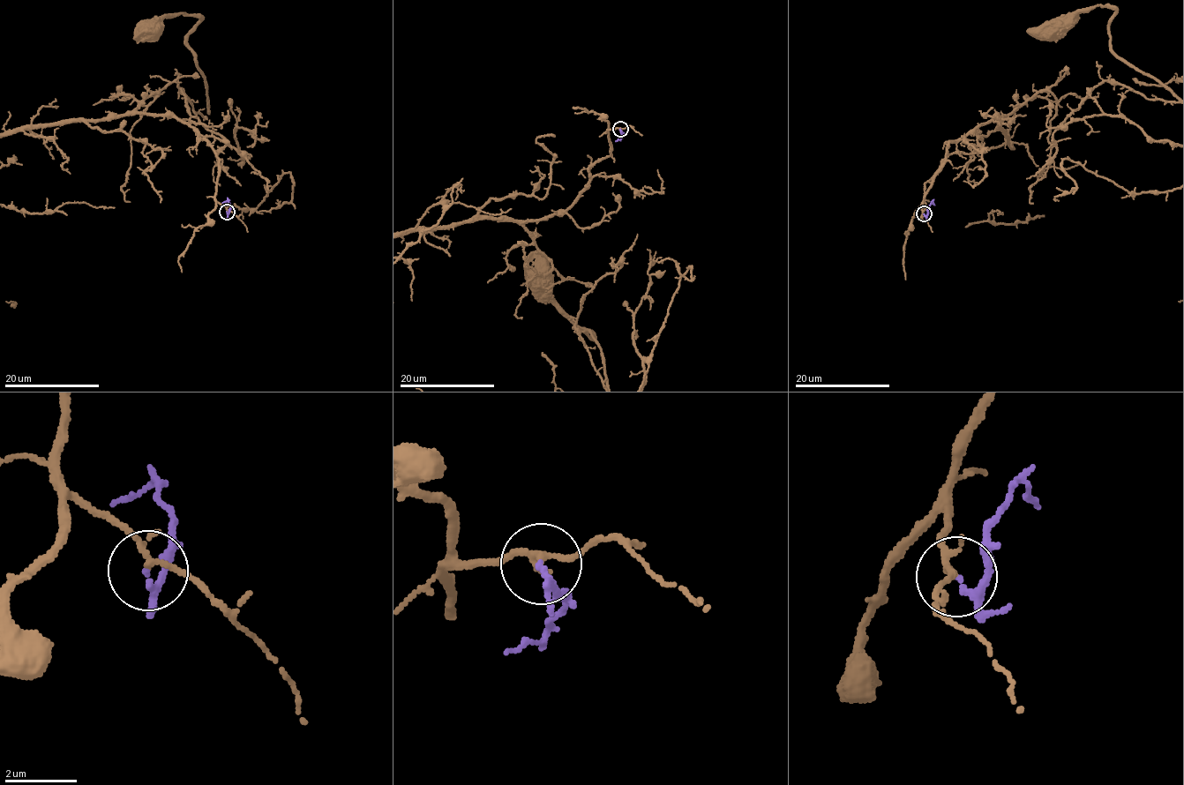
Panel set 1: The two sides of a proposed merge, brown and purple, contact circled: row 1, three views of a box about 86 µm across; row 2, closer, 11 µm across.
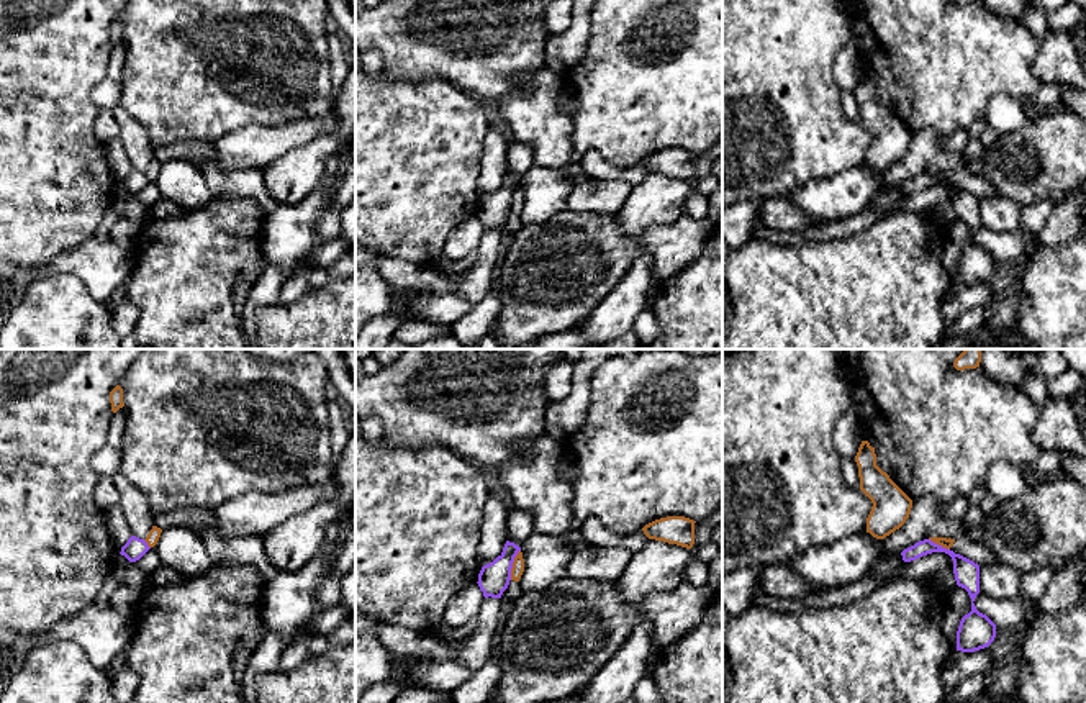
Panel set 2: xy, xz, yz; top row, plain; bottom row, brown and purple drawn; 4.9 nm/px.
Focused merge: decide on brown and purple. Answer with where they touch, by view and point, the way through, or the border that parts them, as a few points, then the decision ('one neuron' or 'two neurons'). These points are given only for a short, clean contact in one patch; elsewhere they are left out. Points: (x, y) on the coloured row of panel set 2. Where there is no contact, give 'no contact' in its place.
meets brown in xz at (513, 564); border along xz (520, 549), (510, 579); two neurons

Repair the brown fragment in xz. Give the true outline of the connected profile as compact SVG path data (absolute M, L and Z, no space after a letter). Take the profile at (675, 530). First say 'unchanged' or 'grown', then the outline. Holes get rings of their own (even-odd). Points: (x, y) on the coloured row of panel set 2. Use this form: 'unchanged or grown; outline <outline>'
unchanged; outline M667 516L645 524L642 531L649 539L691 549L695 544L695 523L685 516Z

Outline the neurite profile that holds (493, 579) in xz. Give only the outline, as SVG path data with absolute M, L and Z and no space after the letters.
M506 541L503 552L478 574L478 587L483 596L501 598L511 580L514 557L521 551L514 542Z

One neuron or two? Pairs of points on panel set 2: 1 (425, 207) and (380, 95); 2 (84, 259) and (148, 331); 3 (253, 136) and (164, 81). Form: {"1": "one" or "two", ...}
{"1": "one", "2": "two", "3": "two"}

